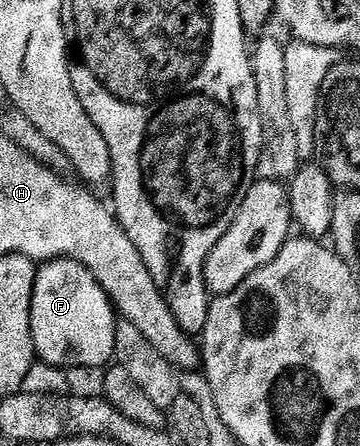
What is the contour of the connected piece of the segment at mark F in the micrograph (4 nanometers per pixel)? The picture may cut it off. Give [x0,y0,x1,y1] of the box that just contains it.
[31,259,118,371]

